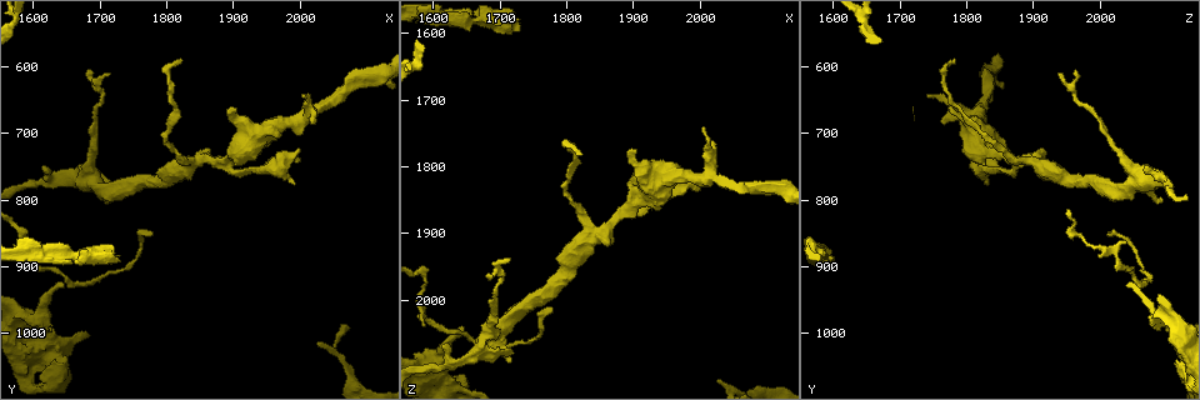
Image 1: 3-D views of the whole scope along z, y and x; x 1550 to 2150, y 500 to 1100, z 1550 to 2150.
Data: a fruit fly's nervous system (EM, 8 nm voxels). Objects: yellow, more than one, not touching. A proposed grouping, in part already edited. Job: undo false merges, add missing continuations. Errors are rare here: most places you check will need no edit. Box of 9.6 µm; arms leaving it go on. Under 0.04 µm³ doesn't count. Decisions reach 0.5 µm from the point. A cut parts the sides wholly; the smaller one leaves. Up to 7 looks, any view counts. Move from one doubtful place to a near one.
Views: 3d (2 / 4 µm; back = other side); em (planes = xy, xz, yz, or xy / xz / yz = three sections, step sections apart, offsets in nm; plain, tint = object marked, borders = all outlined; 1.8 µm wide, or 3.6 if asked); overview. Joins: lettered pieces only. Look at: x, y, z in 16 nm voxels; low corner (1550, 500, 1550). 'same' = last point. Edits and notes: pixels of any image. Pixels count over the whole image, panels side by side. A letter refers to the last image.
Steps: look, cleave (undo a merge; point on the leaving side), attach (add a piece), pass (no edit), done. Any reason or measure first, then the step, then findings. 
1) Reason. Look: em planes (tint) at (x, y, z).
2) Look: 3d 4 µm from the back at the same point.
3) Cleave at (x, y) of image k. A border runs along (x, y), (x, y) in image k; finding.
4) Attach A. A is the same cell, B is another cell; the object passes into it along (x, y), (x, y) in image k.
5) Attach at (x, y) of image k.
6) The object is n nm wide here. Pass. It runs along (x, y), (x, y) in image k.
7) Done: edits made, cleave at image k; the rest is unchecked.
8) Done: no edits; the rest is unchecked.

Look: 3d 4 µm at (1730, 890, 1595).

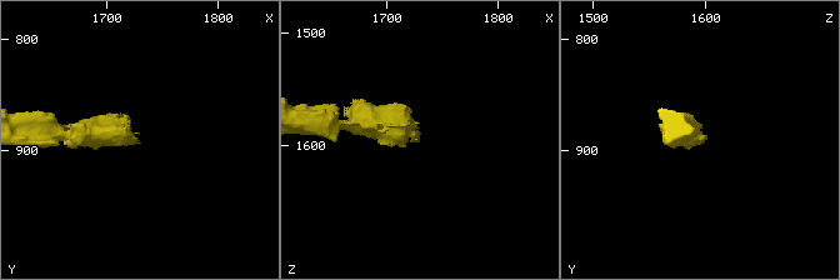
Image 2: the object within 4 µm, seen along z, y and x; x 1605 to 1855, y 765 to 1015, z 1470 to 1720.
Need the tissue. Look: em xz step 4 (tint) at (1728, 892, 1596).

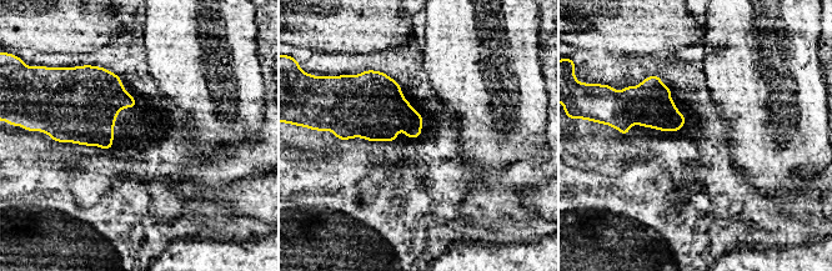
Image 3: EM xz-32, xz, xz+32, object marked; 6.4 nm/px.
Look: em xz step 4 (borders) at the same point.

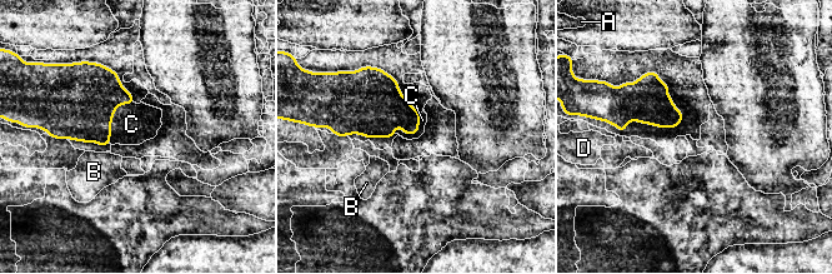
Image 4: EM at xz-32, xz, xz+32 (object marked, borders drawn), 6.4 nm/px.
Attach C. C is the same cell, A, B and D are other cells; the object passes into it along (382, 108), (412, 133), (422, 120) in image 4; the neuron continues.

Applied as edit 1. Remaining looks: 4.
A fork. Look: em yz step 8 (tint) at (1890, 745, 1870).

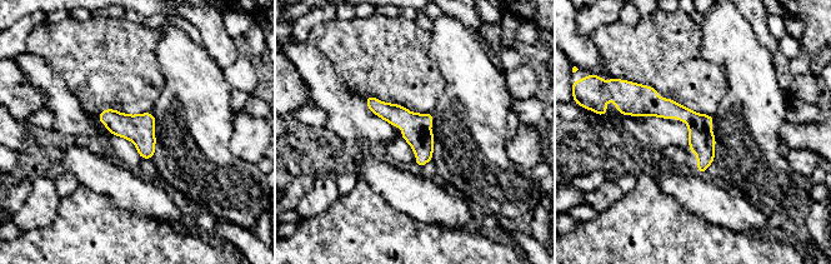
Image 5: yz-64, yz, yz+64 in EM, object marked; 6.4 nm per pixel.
Look: em planes (tint) at the same point.

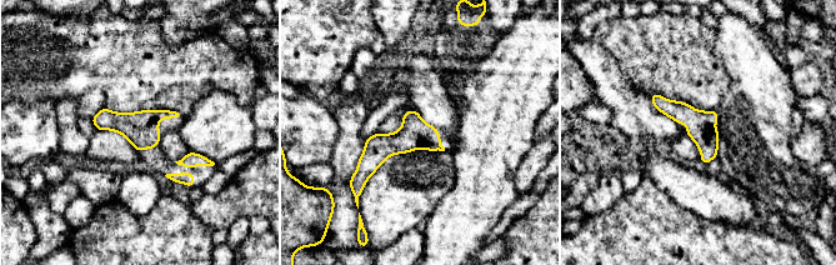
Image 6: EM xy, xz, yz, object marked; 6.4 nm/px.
What lies round it. Look: em planes (borders) at the same point.

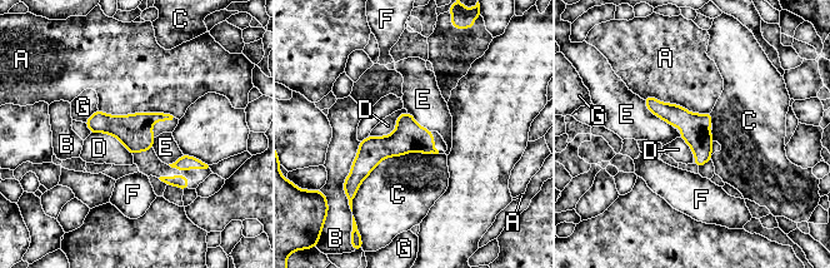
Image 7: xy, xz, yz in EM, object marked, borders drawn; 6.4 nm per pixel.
The object is 190 nm wide here. Pass. A, B, C, D, E, F and G are other cells; one neuron here.

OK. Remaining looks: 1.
Done: edits made, attach at image 4; the rest is unchecked.

